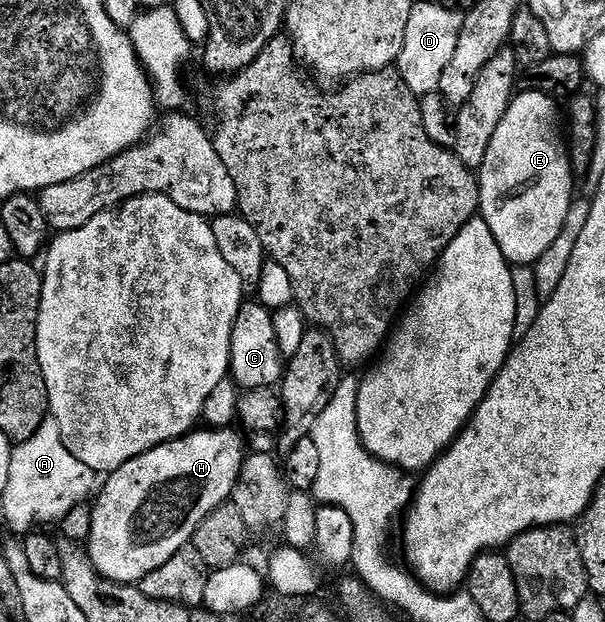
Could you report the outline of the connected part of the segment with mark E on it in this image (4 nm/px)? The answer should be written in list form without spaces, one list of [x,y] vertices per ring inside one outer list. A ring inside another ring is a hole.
[[[542,91],[514,94],[507,113],[503,113],[503,121],[499,121],[499,129],[495,129],[495,137],[491,137],[491,149],[487,149],[487,157],[479,172],[480,218],[487,221],[487,229],[491,229],[499,249],[503,249],[503,257],[510,265],[528,267],[537,264],[562,232],[568,207],[575,198],[573,162],[569,160],[563,119],[557,116],[557,107],[558,104]]]

